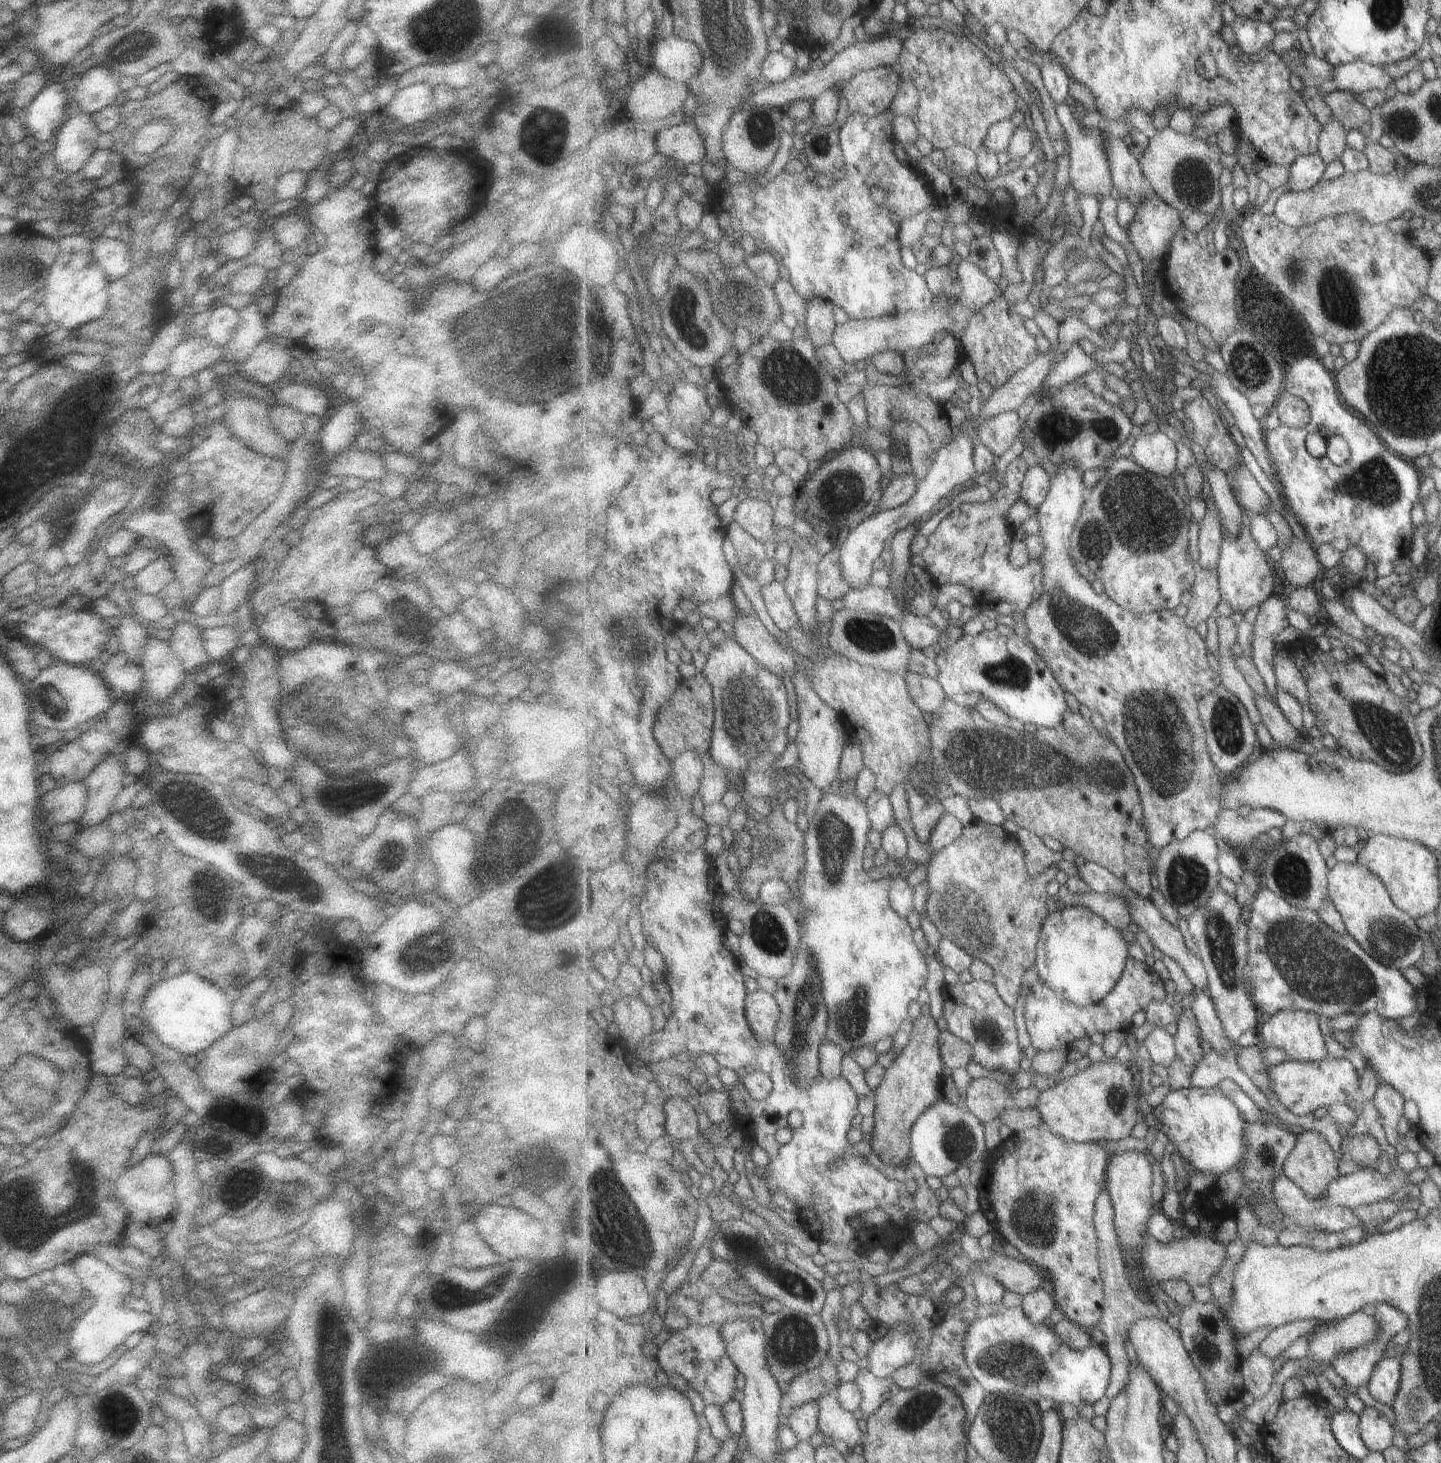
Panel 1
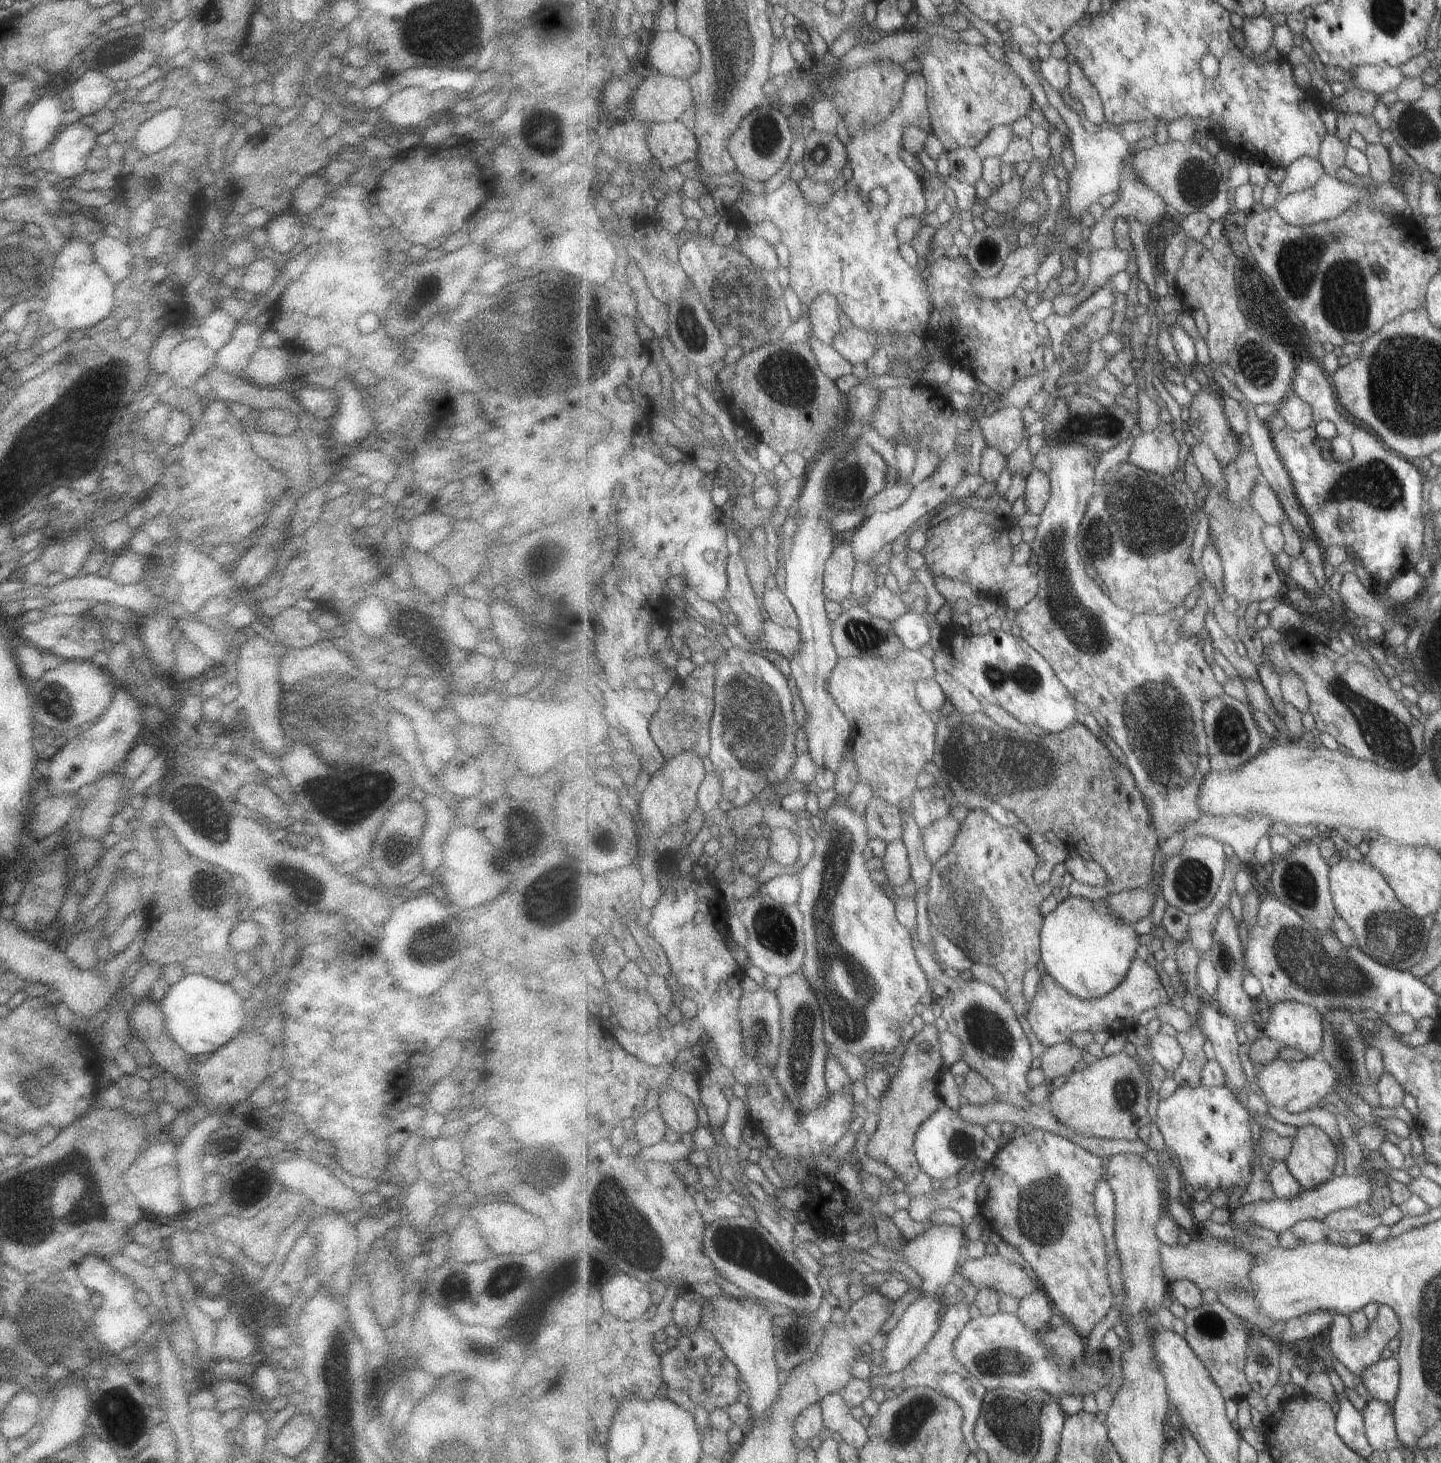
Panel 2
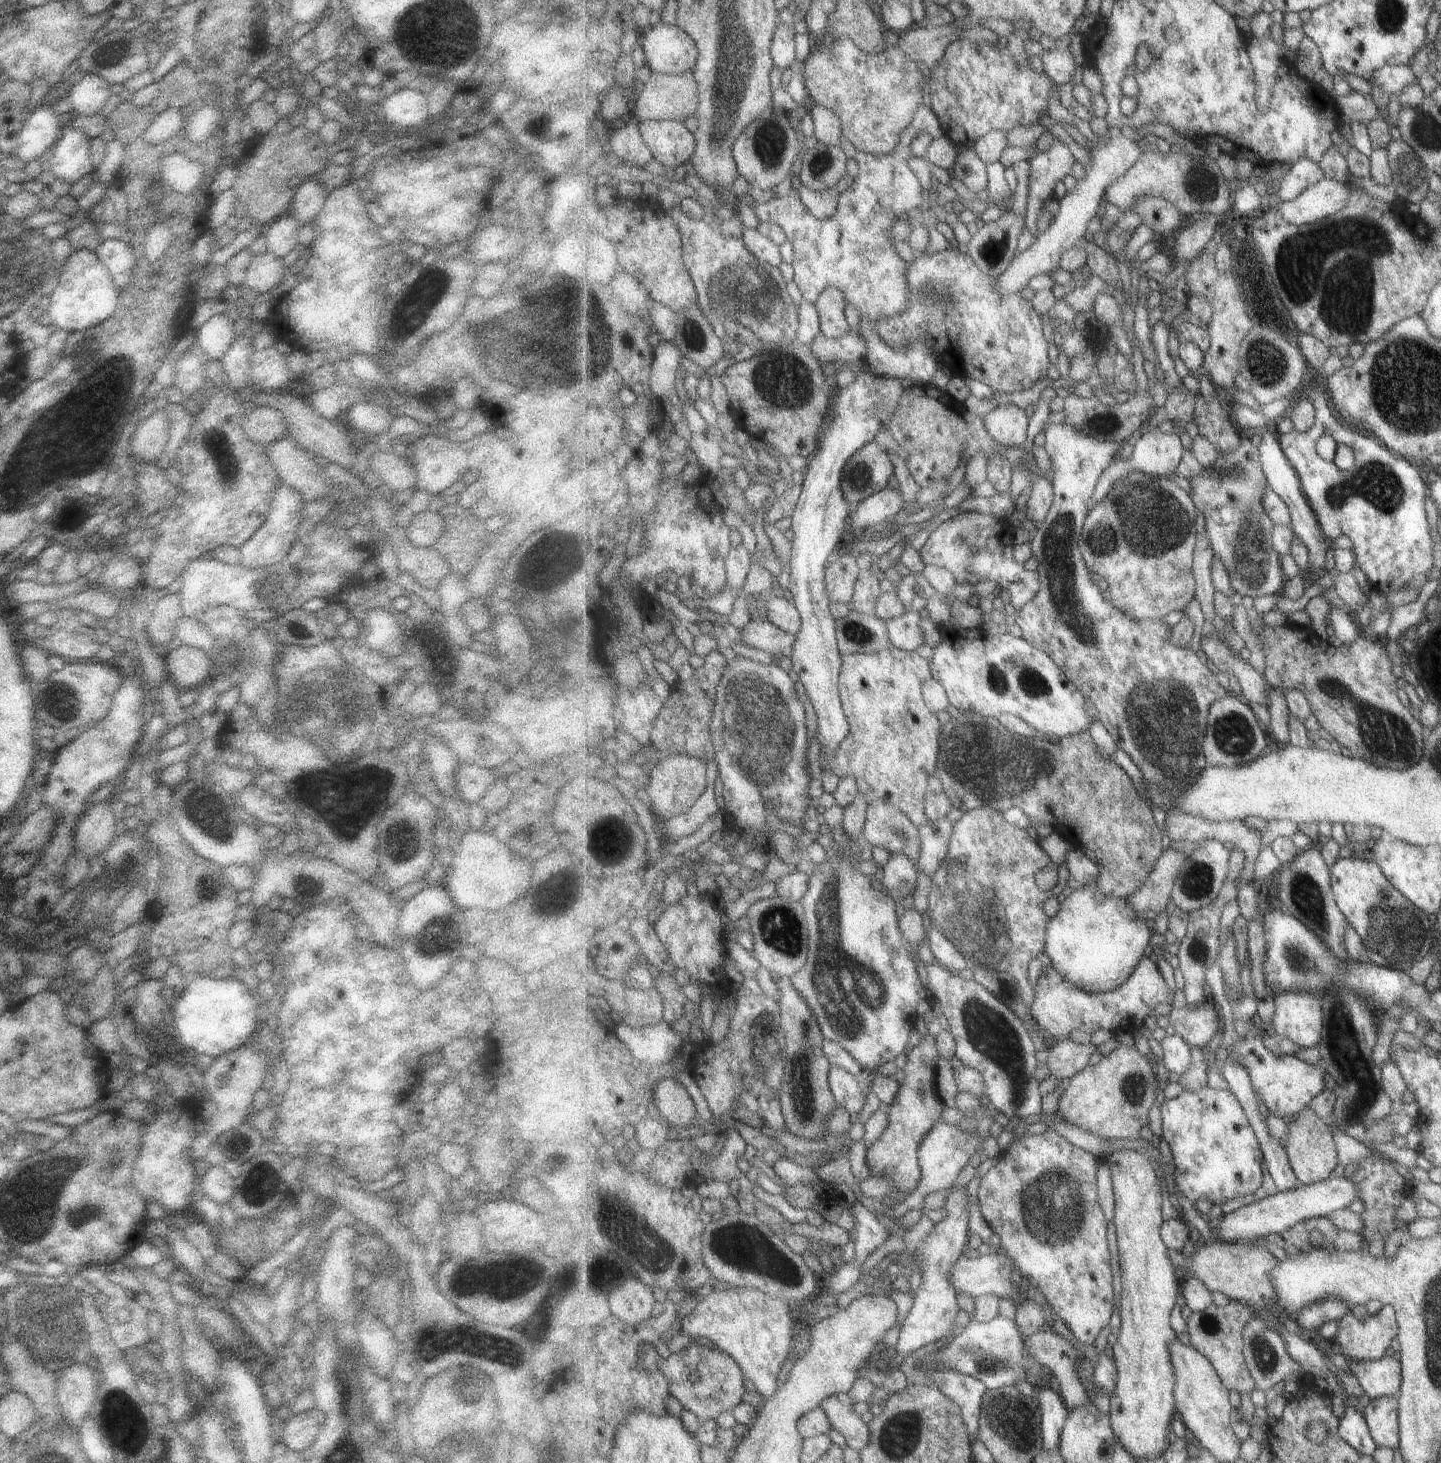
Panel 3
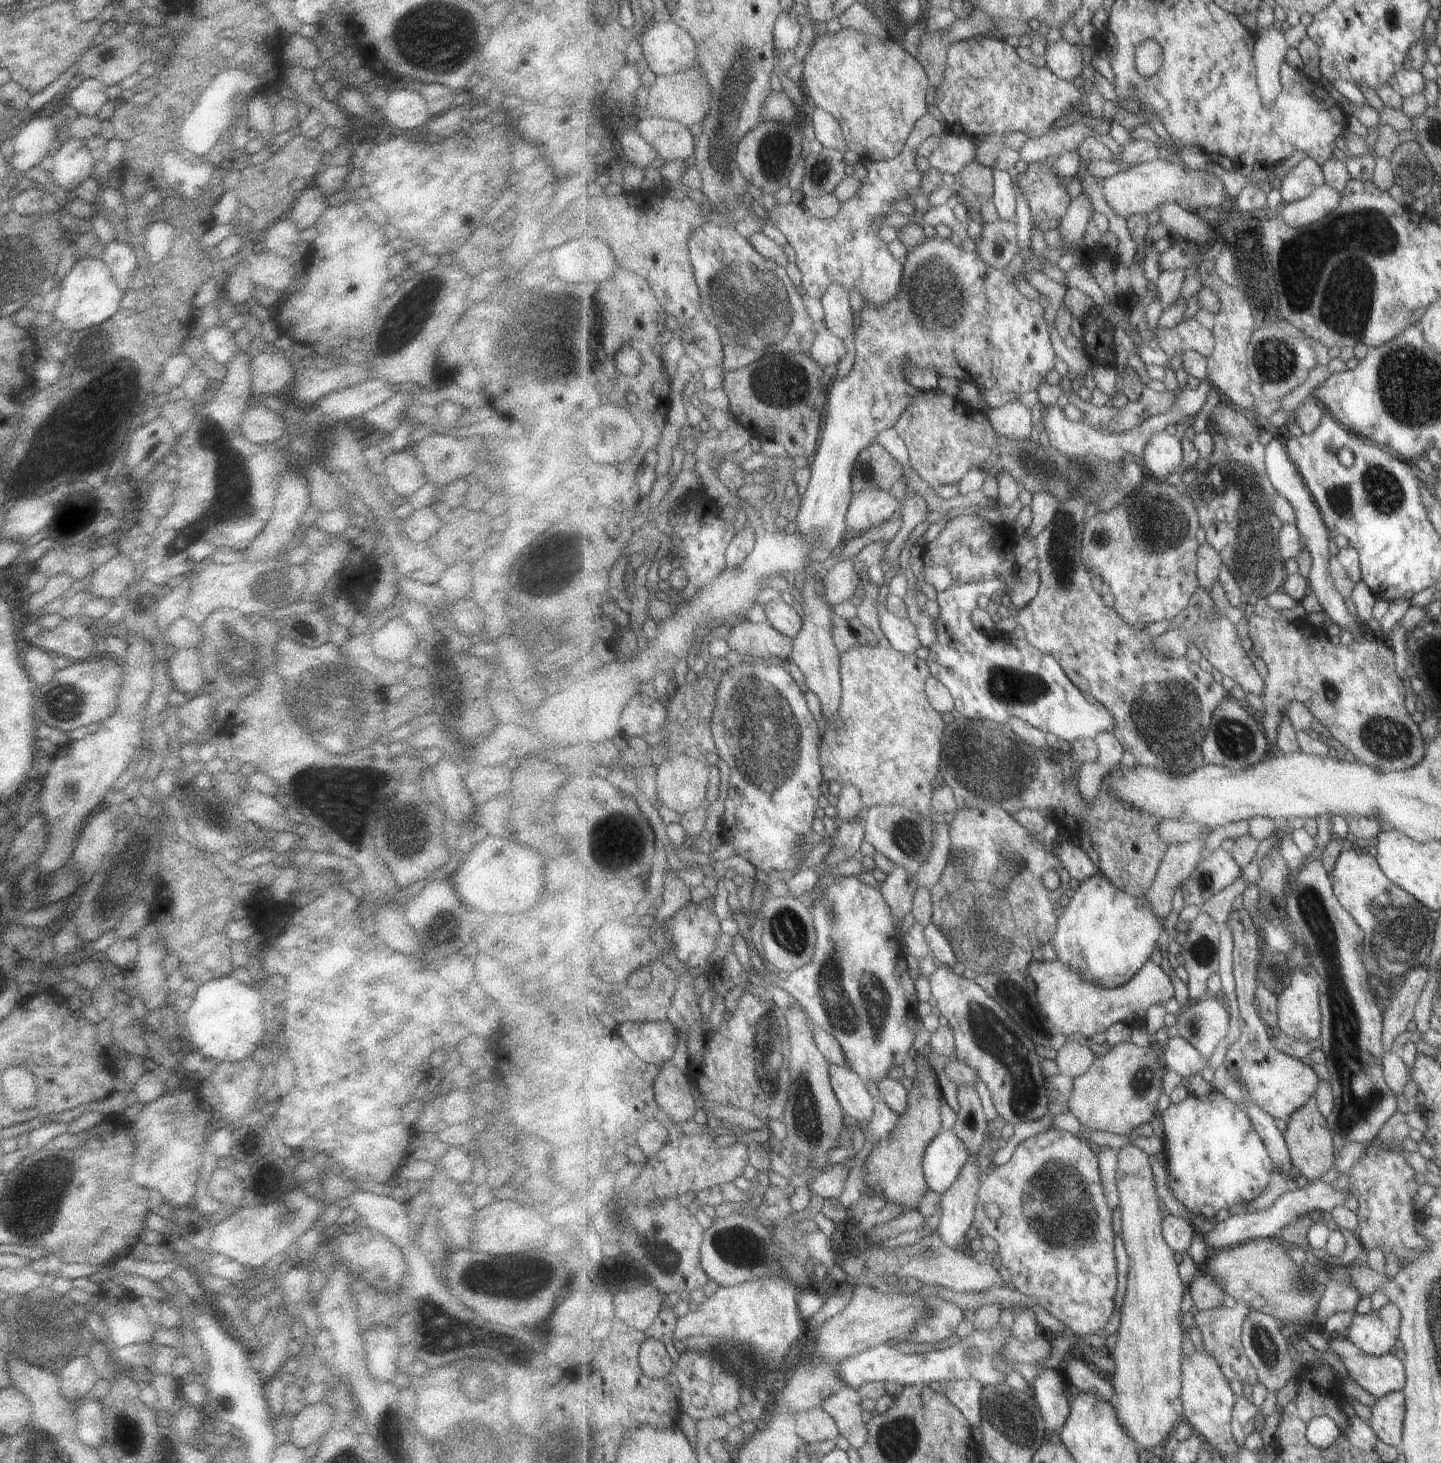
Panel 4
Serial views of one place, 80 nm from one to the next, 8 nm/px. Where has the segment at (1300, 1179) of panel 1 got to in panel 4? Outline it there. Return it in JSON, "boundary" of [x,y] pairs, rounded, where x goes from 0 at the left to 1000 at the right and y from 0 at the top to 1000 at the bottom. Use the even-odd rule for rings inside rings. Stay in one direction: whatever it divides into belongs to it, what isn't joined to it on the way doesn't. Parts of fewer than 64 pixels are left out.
{"boundary":[[[913,746],[911,751],[908,751],[904,757],[901,757],[899,761],[894,764],[891,772],[897,796],[906,804],[908,808],[917,805],[921,800],[926,798],[928,790],[926,779],[922,771],[921,763],[917,760],[913,749]]]}

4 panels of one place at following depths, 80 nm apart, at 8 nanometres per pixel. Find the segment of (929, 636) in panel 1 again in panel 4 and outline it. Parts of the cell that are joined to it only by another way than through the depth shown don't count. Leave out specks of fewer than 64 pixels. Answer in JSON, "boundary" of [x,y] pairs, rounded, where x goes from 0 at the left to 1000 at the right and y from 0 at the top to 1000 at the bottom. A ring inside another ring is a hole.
{"boundary":[[[613,409],[609,411],[609,417],[613,435],[617,440],[629,447],[634,447],[639,443],[636,428],[632,425],[632,422],[625,422],[620,418],[616,418]]]}

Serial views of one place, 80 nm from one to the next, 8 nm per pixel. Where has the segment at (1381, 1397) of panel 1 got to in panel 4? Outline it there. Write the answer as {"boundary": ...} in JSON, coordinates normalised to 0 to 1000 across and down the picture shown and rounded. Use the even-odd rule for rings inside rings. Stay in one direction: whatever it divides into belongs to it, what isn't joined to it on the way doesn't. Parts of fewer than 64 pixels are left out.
{"boundary":[[[935,914],[921,915],[923,924],[926,924],[933,932],[935,941],[949,950],[955,956],[968,951],[972,951],[976,947],[977,941],[974,931],[972,931],[968,925],[951,926],[946,924],[940,917]]]}

